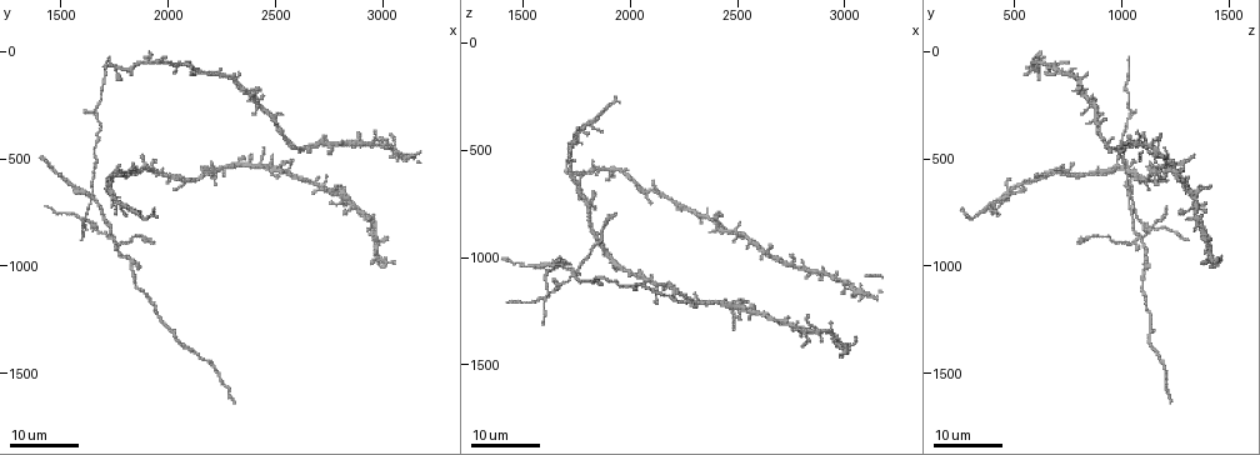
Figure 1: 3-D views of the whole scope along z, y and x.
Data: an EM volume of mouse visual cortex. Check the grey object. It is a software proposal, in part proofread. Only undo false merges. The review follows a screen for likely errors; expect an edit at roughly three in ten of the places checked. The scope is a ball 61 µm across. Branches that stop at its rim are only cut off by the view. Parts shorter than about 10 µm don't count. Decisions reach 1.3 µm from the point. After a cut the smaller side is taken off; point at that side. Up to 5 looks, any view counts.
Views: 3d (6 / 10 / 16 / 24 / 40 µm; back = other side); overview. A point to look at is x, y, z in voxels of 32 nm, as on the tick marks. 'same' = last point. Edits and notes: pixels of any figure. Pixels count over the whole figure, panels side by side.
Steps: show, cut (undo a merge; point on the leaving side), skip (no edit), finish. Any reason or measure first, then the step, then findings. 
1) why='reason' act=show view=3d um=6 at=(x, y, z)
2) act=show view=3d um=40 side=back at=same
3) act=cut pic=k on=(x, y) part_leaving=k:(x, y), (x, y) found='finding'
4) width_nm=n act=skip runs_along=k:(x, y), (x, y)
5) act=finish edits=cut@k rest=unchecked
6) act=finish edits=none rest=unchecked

why='four or more arms meet' act=show view=3d um=24 at=(1640, 680, 1030)

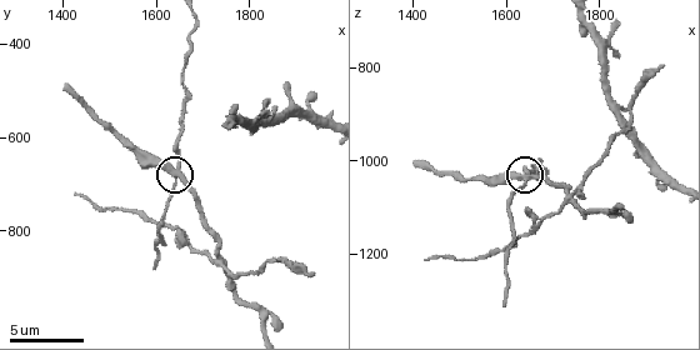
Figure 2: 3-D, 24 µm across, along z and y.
why='closer look' act=show view=3d um=10 at=(1630, 675, 1035)

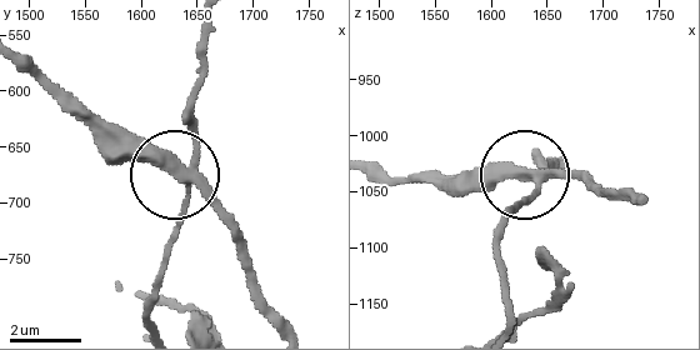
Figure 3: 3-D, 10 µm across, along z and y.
width_nm=320 act=cut pic=3 on=(193, 120) part_leaving=3:(189, 168), (204, 28) found='a second neuron is stuck on'

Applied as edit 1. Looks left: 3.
act=show view=overview

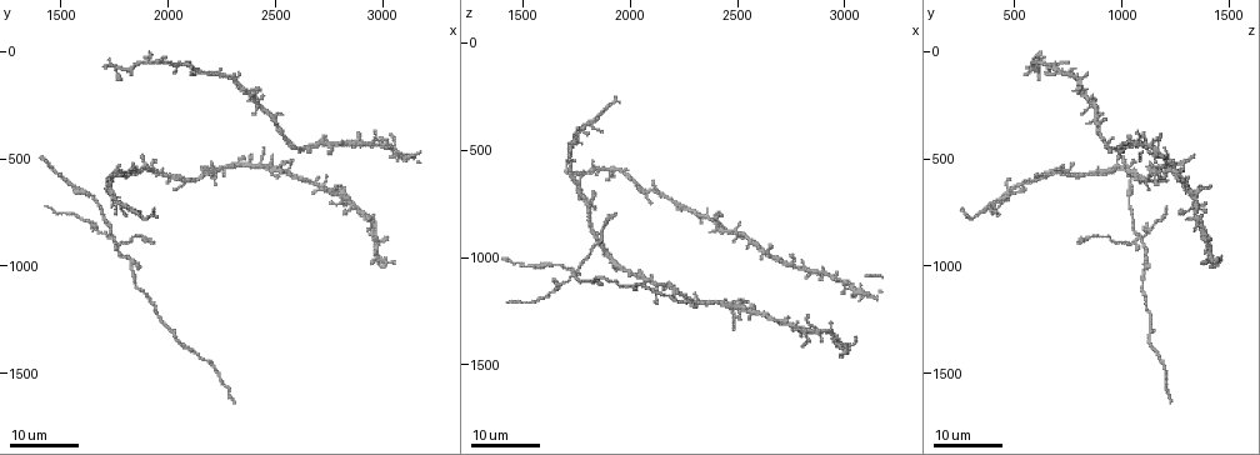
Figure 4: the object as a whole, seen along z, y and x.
why='looks like a crossing' act=show view=3d um=16 at=(1750, 880, 1090)

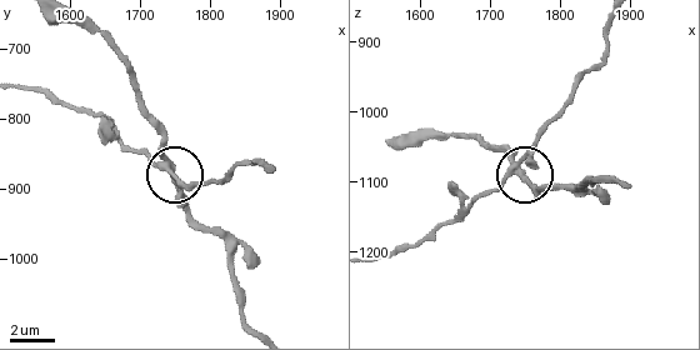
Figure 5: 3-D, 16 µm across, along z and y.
why='closer look' act=show view=3d um=10 at=(1745, 875, 1085)

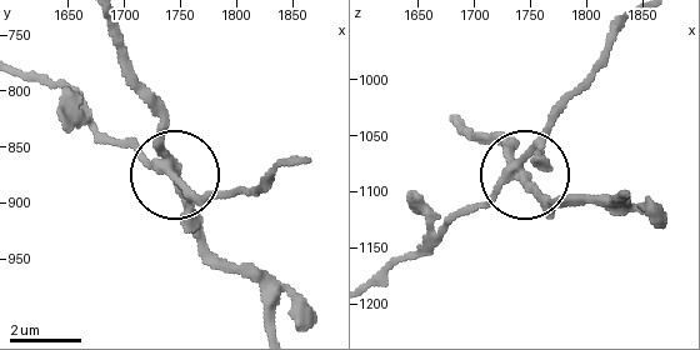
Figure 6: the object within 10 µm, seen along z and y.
arms=4 act=cut pic=6 on=(189, 218) part_leaving=6:(161, 171), (101, 135), (56, 85), (21, 79) found='two neurons meet here'

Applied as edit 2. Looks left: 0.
act=finish edits=cut@3,cut@6 rest=unchecked

